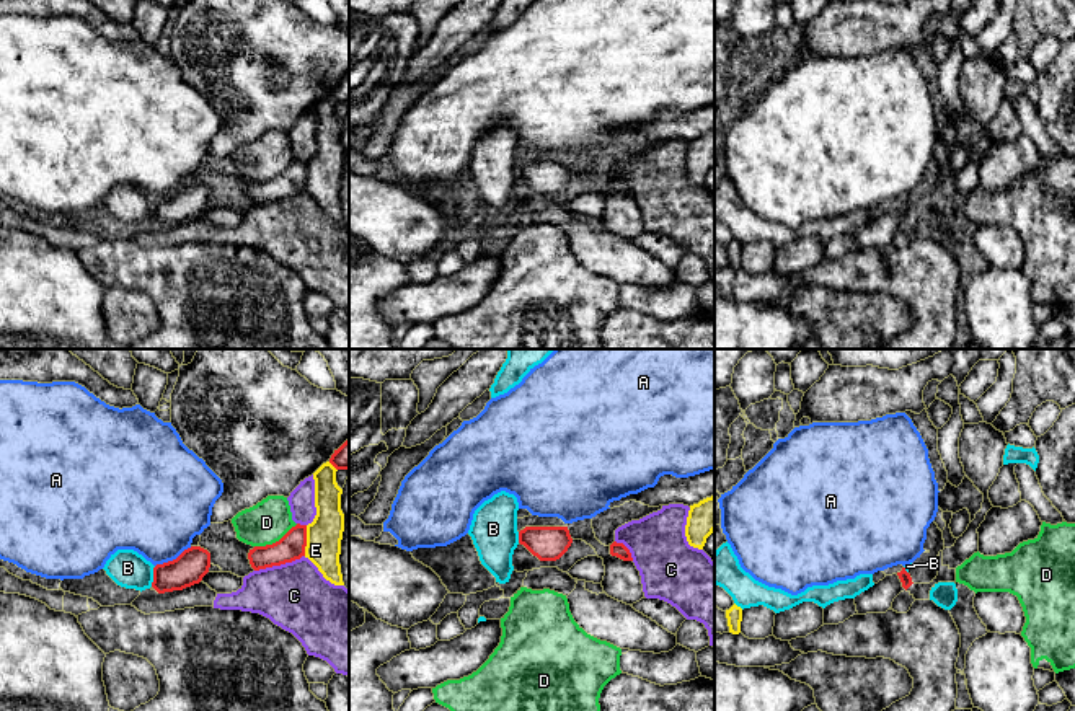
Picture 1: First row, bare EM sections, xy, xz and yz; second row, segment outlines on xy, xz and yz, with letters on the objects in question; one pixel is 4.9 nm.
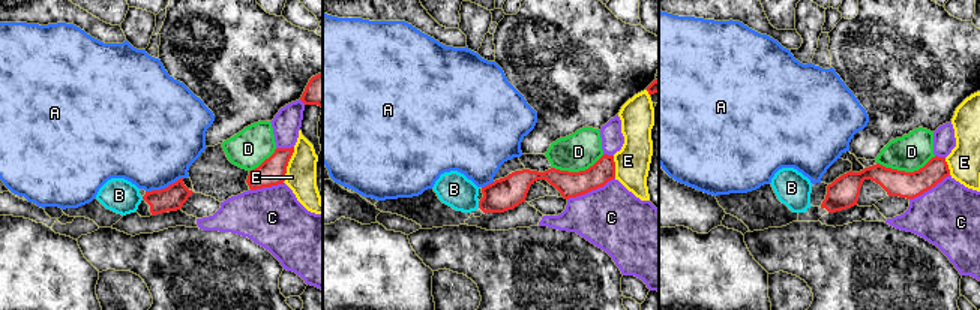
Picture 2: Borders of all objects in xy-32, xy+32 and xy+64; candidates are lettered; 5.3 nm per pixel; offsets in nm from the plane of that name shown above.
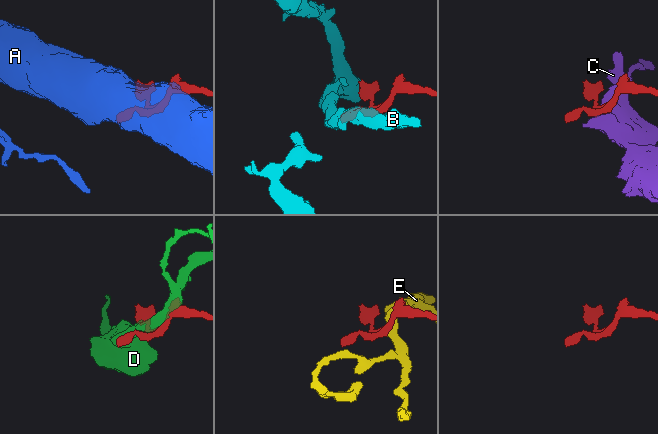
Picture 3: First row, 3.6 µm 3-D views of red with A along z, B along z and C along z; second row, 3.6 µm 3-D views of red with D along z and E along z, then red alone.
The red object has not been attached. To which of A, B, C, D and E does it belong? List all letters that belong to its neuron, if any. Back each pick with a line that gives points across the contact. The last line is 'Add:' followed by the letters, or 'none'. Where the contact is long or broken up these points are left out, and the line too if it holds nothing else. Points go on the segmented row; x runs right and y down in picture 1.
Add: none

